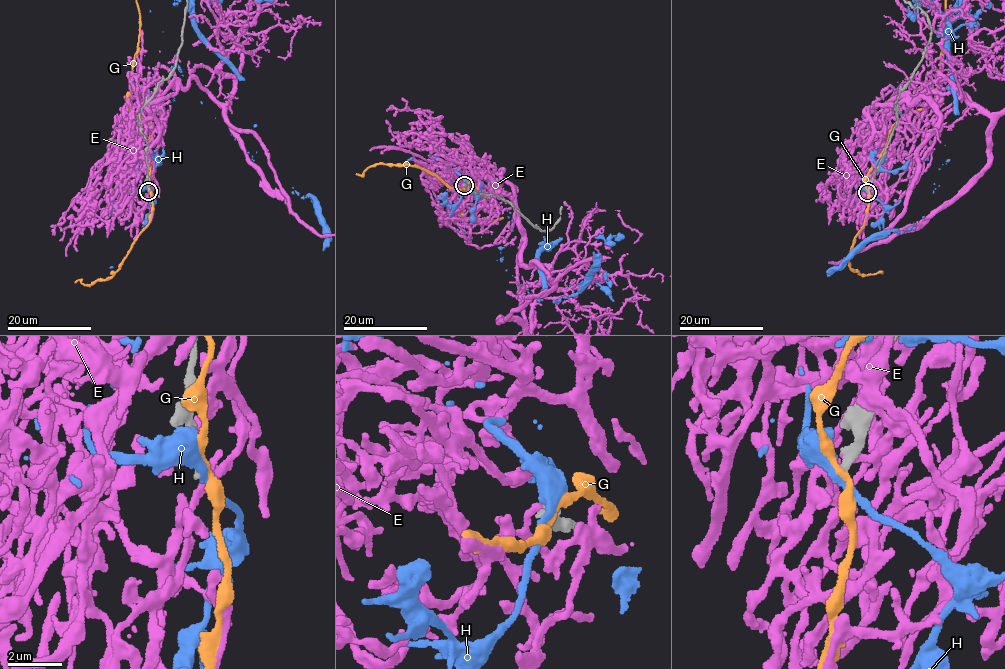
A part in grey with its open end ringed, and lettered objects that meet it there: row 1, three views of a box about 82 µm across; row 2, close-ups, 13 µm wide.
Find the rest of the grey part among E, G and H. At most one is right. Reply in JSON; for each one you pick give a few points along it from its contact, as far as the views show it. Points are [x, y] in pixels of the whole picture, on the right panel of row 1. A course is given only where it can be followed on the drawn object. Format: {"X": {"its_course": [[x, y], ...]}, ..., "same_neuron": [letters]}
{"same_neuron": []}

